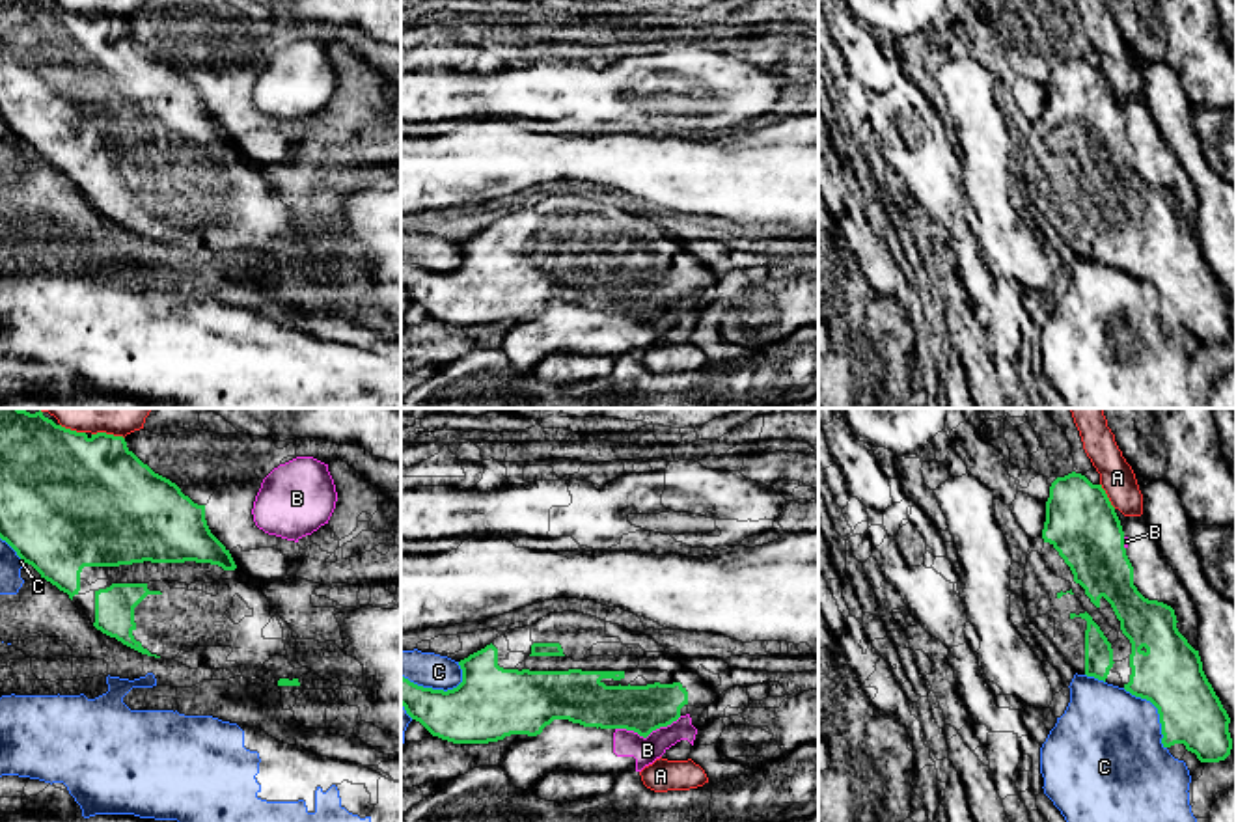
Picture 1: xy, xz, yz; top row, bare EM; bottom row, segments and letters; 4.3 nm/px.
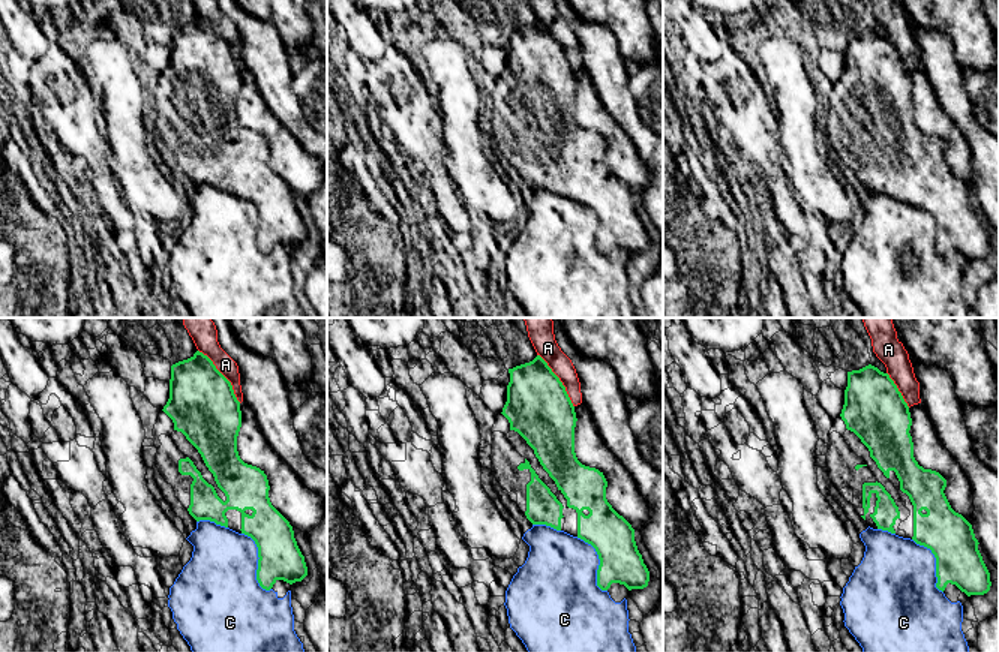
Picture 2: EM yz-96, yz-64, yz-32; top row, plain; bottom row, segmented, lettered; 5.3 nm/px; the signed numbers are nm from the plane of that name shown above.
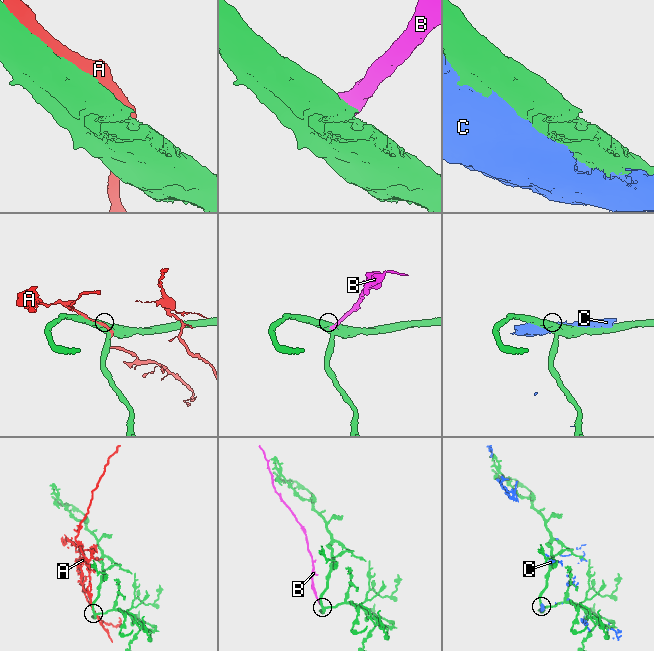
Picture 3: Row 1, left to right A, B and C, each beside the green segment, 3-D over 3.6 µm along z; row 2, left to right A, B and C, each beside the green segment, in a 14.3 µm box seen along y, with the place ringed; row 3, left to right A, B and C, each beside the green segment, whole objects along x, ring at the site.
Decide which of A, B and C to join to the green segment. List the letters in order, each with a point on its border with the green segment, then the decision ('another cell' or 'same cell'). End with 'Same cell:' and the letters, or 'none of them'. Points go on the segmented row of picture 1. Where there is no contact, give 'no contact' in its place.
A: contact yz (1106, 496); another cell
B: contact xz (647, 735); another cell
C: contact xz (431, 688); another cell
Same cell: none of them

